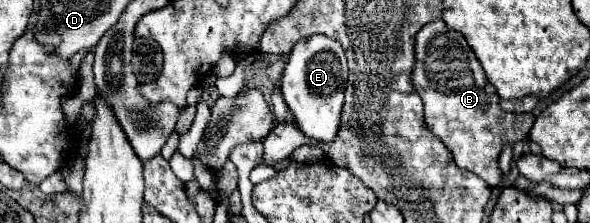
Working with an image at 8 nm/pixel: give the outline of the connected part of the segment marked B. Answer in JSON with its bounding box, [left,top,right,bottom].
[412,20,534,186]

